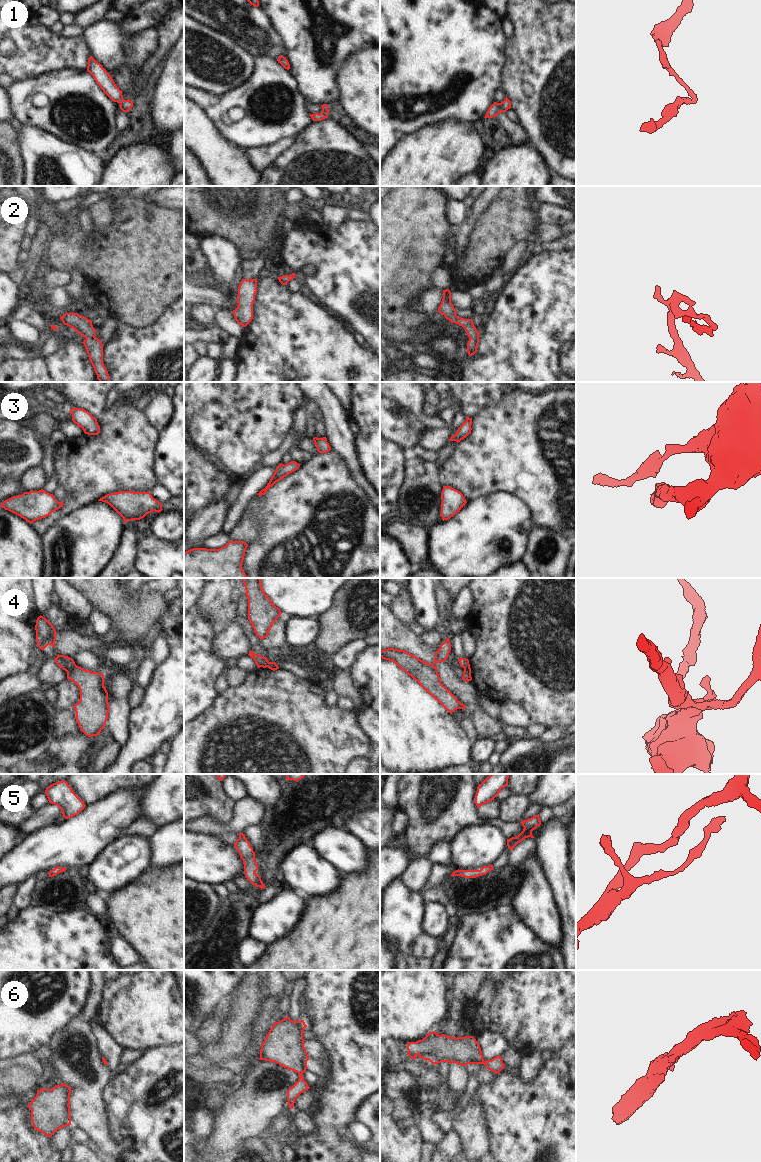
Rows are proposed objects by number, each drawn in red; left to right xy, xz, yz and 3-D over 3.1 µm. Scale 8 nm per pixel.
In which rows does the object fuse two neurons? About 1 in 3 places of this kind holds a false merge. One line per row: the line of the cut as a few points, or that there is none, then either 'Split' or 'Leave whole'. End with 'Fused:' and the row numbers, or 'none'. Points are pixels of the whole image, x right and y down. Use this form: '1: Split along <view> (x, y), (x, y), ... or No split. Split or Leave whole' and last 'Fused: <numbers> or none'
1: No split. Leave whole
2: No split. Leave whole
3: No split. Leave whole
4: Split along xy (75, 664), (67, 672). Split
5: No split. Leave whole
6: No split. Leave whole
Fused: 4

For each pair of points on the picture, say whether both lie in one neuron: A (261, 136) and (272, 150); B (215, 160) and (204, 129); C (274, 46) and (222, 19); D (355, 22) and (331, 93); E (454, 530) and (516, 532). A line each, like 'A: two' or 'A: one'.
A: two
B: one
C: one
D: one
E: one

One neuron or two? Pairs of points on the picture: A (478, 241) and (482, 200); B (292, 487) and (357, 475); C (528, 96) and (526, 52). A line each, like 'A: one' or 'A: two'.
A: two
B: two
C: one

